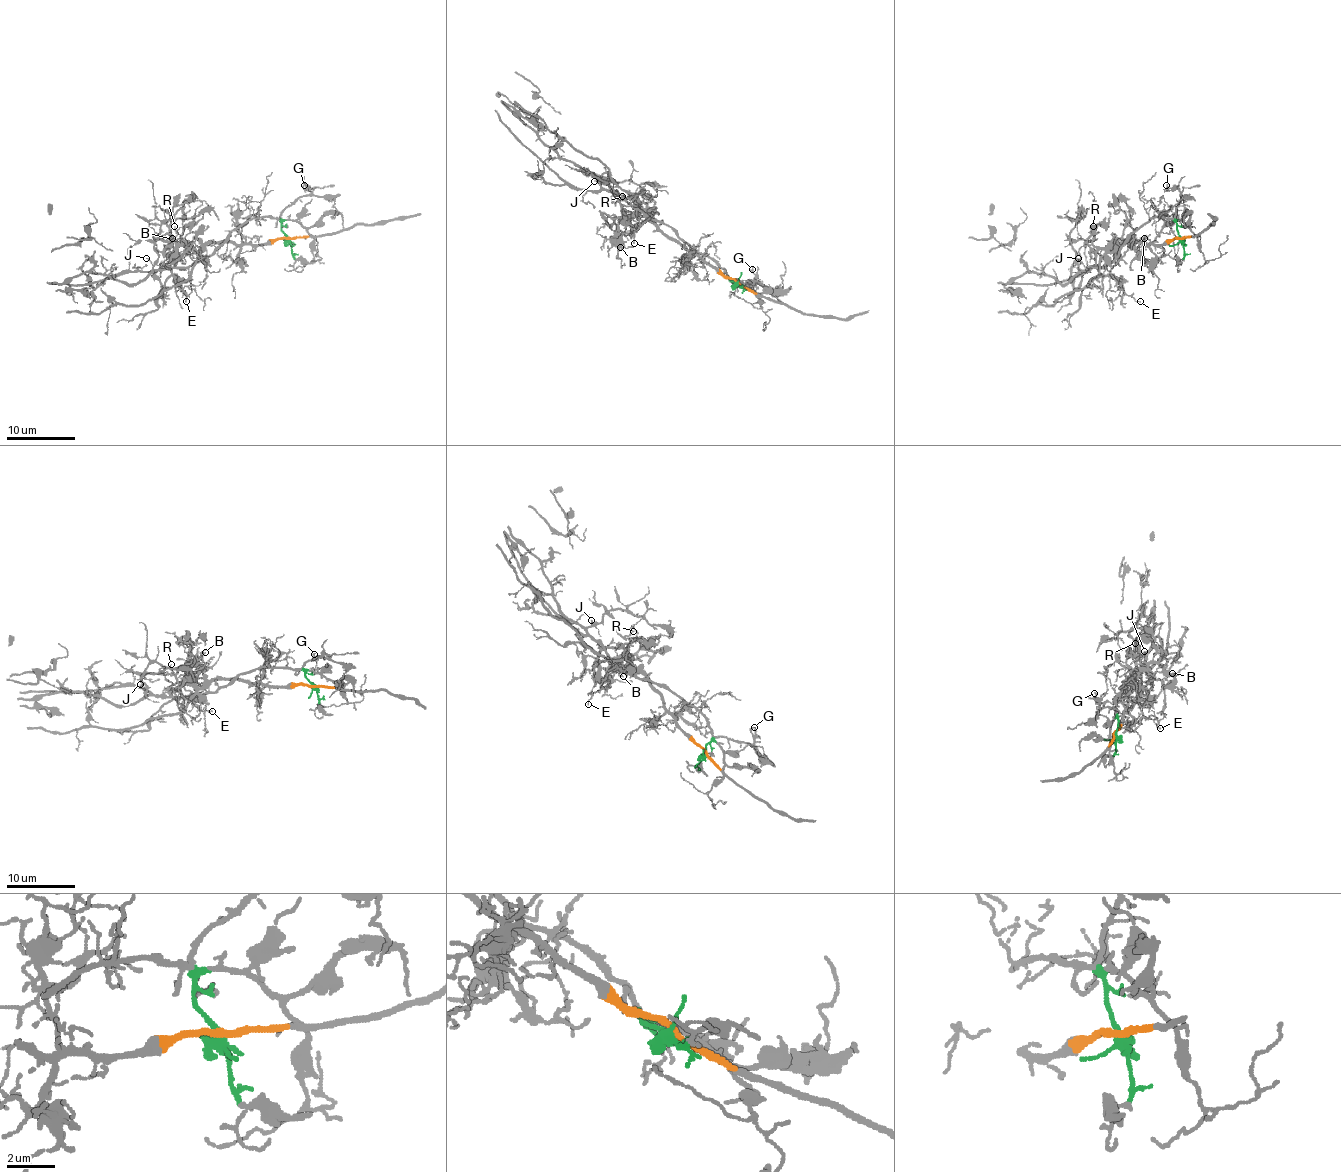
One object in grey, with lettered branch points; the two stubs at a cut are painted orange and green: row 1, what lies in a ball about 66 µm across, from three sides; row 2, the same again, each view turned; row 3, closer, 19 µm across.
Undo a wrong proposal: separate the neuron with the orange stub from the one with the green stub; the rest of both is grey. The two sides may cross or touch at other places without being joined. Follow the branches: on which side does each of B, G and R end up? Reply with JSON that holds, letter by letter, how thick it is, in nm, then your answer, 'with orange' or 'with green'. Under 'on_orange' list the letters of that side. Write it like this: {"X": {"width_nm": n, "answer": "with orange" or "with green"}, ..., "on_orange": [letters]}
{"B": {"width_nm": 130, "answer": "with orange"}, "G": {"width_nm": 110, "answer": "with green"}, "R": {"width_nm": 100, "answer": "with orange"}, "on_orange": ["B", "R"]}

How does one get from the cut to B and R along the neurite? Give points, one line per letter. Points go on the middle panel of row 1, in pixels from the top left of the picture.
B: (737, 283), (723, 278), (638, 214), (630, 219), (630, 229), (618, 240), (619, 247)
R: (737, 283), (723, 278), (657, 226), (633, 195), (623, 197)

